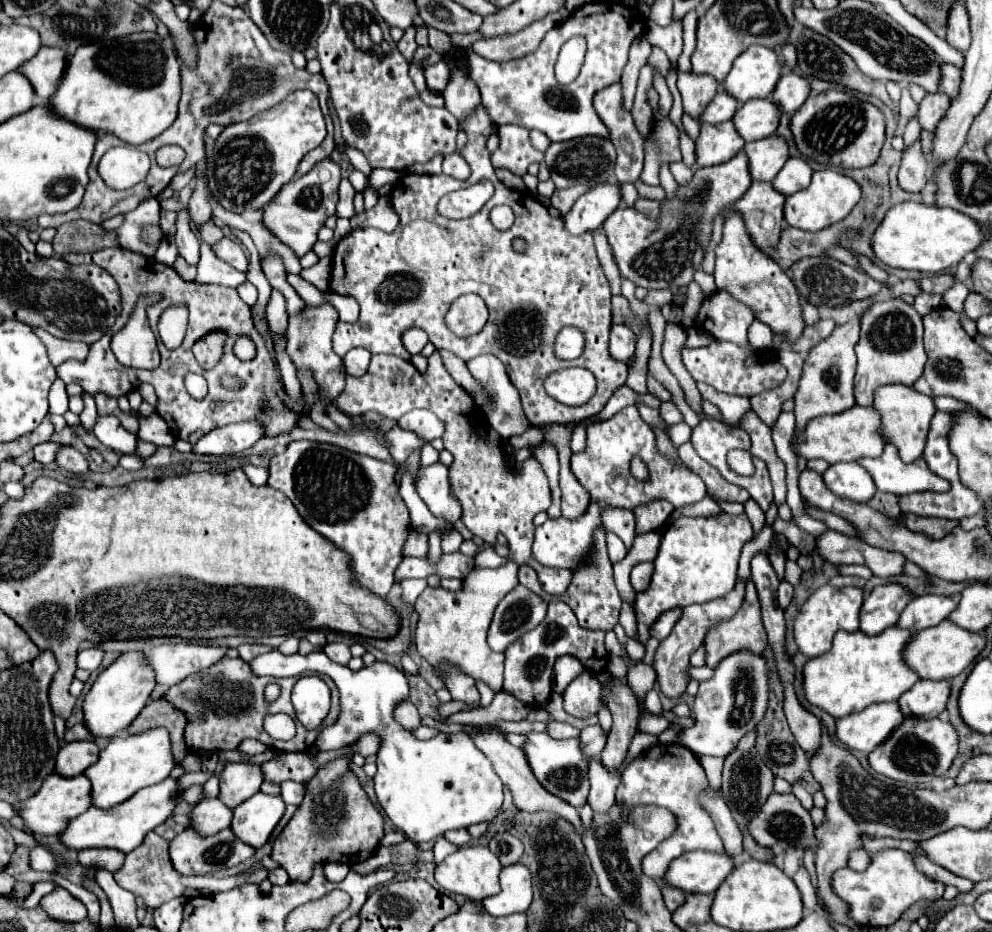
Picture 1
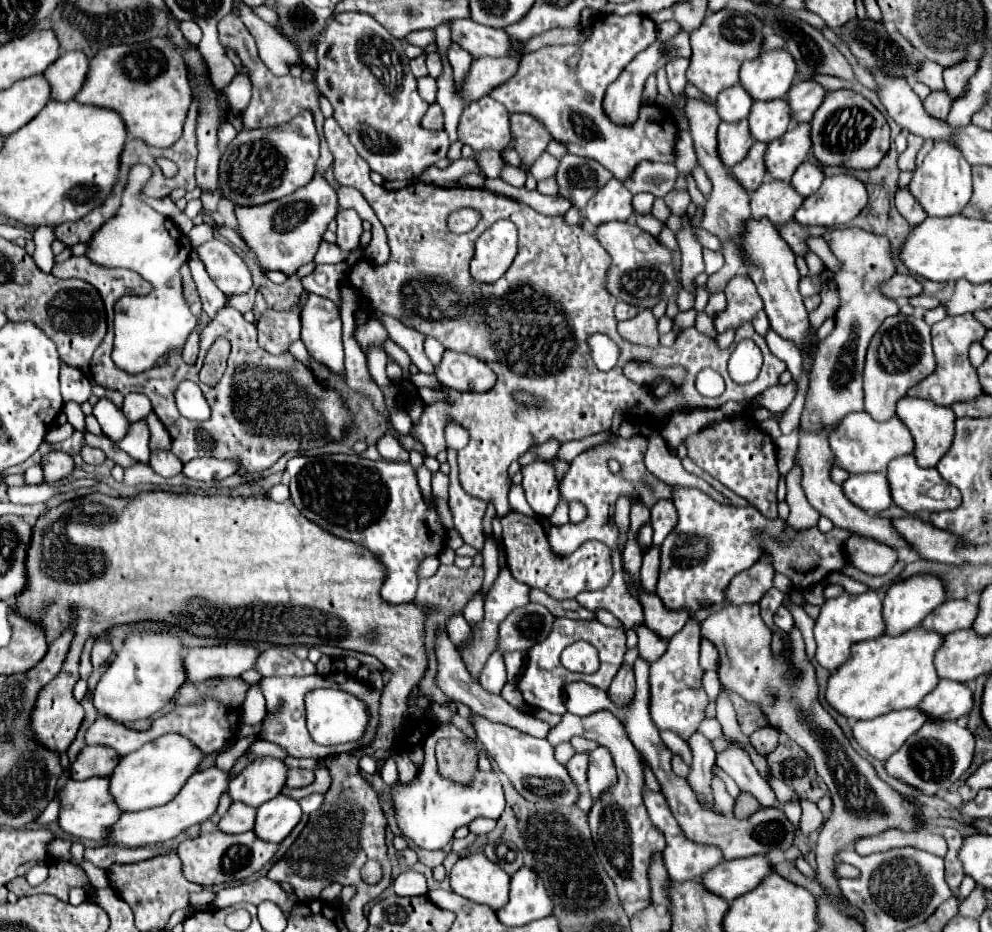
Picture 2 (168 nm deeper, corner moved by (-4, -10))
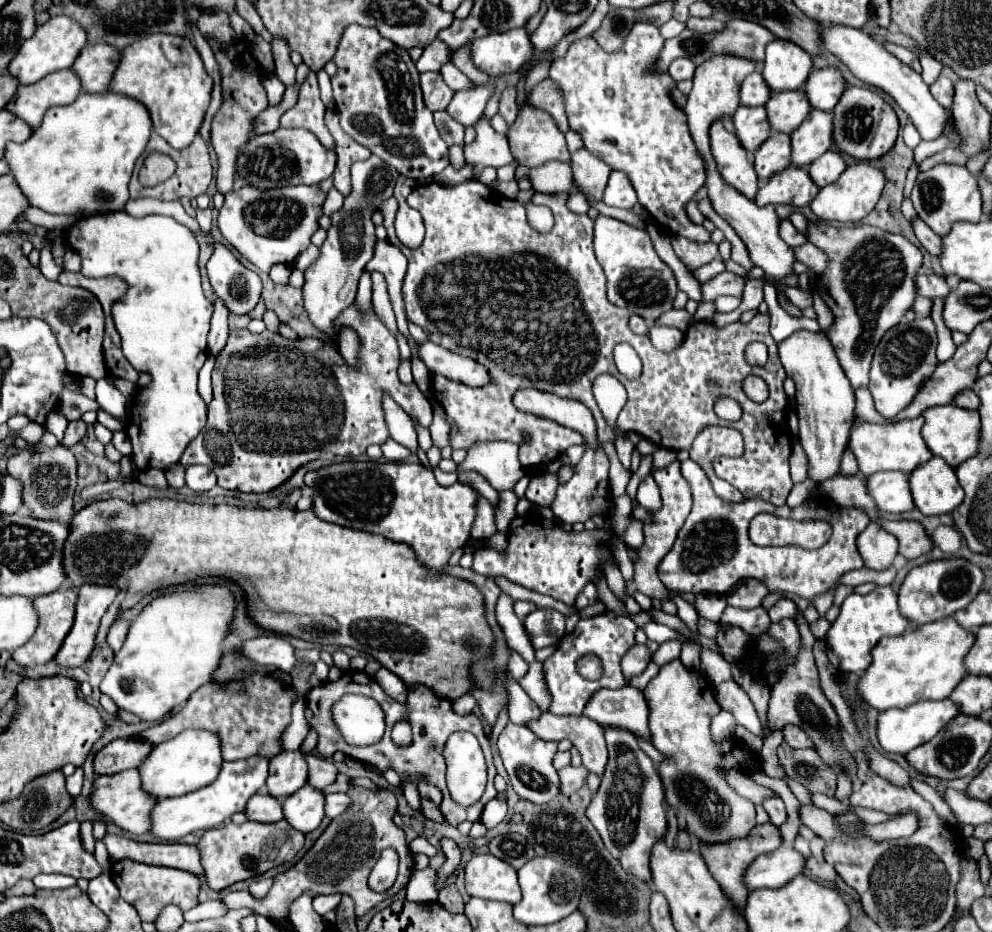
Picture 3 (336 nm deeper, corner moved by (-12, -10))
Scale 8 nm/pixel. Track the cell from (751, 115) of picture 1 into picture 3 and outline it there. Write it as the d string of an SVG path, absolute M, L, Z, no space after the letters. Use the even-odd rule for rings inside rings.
M799 88L797 92L773 92L767 102L767 114L771 128L777 132L791 134L797 124L809 116L809 100L805 96L805 88Z

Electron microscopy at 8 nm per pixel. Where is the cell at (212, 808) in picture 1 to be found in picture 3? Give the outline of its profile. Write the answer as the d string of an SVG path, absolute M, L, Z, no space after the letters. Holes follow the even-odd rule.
M267 792L255 794L249 802L247 802L247 810L245 810L247 818L253 822L277 822L283 818L283 808L281 802L273 796L267 796Z

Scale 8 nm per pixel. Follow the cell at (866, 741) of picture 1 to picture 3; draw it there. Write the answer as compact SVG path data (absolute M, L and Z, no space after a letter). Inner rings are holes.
M947 698L947 700L923 700L917 704L911 704L907 708L889 708L885 712L879 714L879 722L877 722L877 736L879 736L879 744L887 750L887 752L895 752L895 754L907 754L909 750L929 742L941 728L945 728L945 724L949 724L949 720L953 720L953 716L959 714L959 708Z

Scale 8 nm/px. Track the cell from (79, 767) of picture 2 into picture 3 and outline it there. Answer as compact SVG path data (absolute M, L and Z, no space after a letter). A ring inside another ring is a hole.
M119 738L107 744L95 756L97 774L115 774L127 768L139 768L153 746L141 738Z

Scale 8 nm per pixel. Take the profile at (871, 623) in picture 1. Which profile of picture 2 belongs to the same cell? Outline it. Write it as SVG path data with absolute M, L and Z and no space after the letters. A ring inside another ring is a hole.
M913 576L907 580L895 582L883 600L883 620L885 620L885 634L897 636L901 632L907 632L911 628L917 628L921 620L935 610L941 602L945 602L945 592L943 592L943 582L935 576Z

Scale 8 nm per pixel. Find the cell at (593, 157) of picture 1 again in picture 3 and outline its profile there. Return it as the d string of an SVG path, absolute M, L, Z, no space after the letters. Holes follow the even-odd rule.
M585 148L571 154L571 168L575 182L589 190L597 200L601 200L611 168L601 158L589 154Z

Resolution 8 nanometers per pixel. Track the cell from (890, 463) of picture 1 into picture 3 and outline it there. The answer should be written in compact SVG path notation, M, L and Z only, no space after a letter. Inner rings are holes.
M931 458L909 476L915 506L925 516L949 514L963 502L955 470L943 458Z

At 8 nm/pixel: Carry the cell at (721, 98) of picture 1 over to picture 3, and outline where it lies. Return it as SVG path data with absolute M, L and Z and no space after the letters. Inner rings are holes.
M755 70L743 80L741 86L741 106L765 106L771 92L765 88L765 80L761 80L761 70Z

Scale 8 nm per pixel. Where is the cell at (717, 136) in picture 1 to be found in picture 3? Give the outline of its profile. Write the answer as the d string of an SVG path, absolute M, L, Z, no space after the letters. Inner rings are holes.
M739 106L733 116L733 124L737 128L739 142L743 144L743 148L747 152L759 148L771 134L769 120L765 116L765 106L761 106L761 108Z

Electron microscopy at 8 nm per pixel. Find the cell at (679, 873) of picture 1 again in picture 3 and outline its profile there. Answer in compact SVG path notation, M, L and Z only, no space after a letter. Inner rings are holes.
M787 846L759 856L745 872L745 884L755 888L781 888L785 882L803 874L805 858Z

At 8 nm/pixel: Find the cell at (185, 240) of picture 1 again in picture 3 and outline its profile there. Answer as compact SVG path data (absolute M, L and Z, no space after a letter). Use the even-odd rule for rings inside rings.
M215 300L215 312L211 316L211 328L209 328L209 334L207 334L207 346L209 346L211 356L217 356L221 352L221 348L225 346L225 340L229 336L227 314L229 312L223 306L223 302L221 300Z

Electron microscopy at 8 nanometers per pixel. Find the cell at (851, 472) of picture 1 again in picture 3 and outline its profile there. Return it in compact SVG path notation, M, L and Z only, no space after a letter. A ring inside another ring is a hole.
M877 472L867 478L867 484L879 510L885 510L891 514L903 514L915 508L907 474Z

